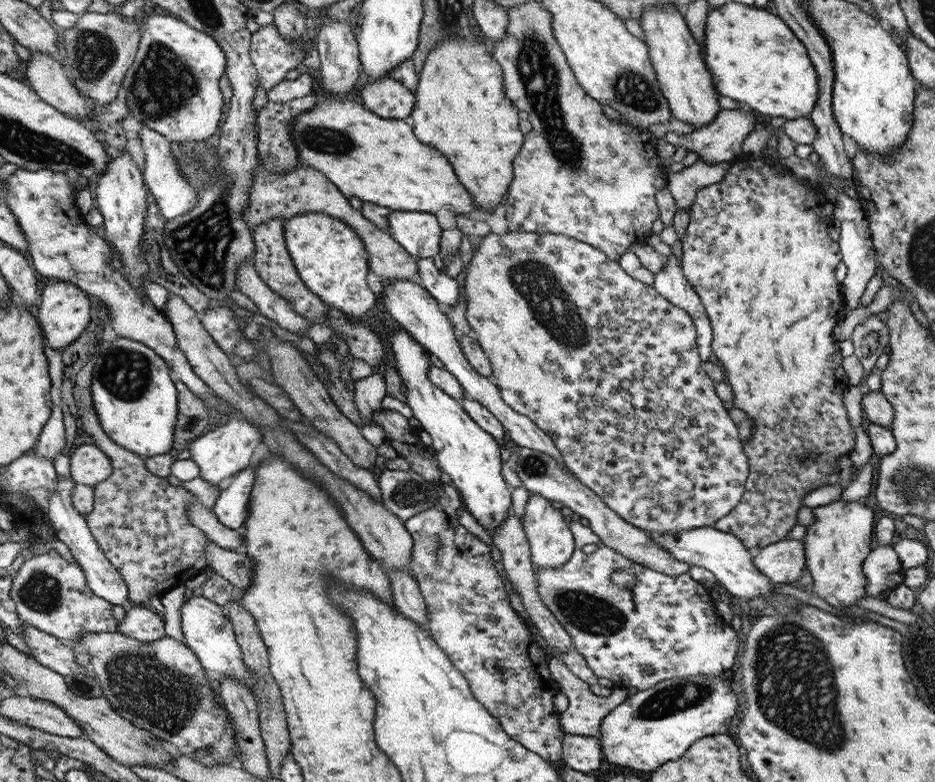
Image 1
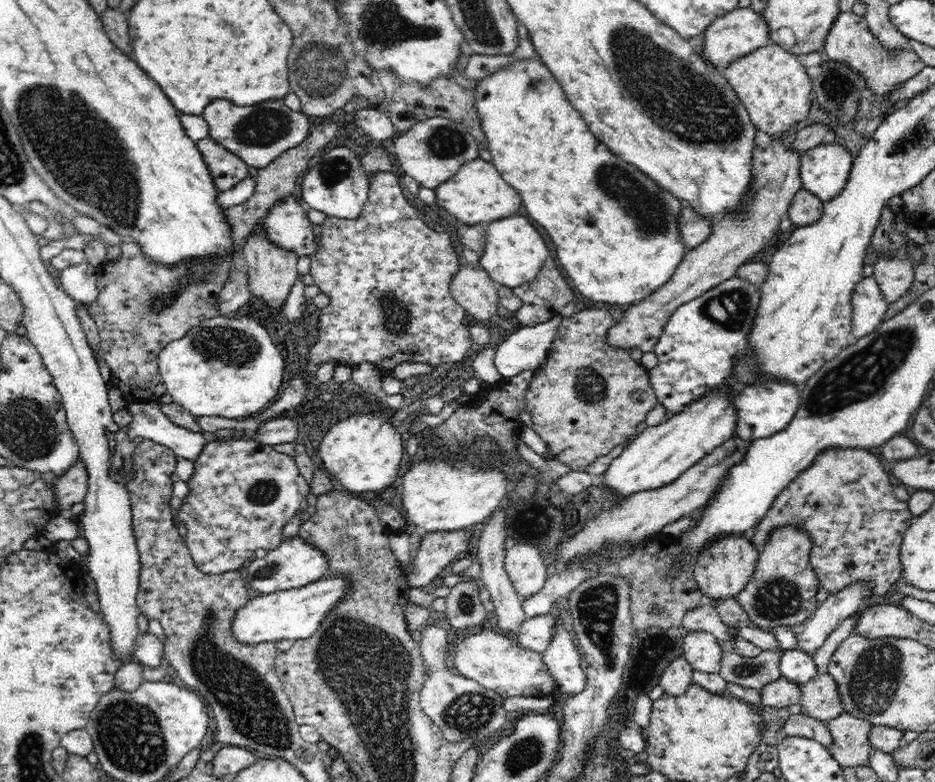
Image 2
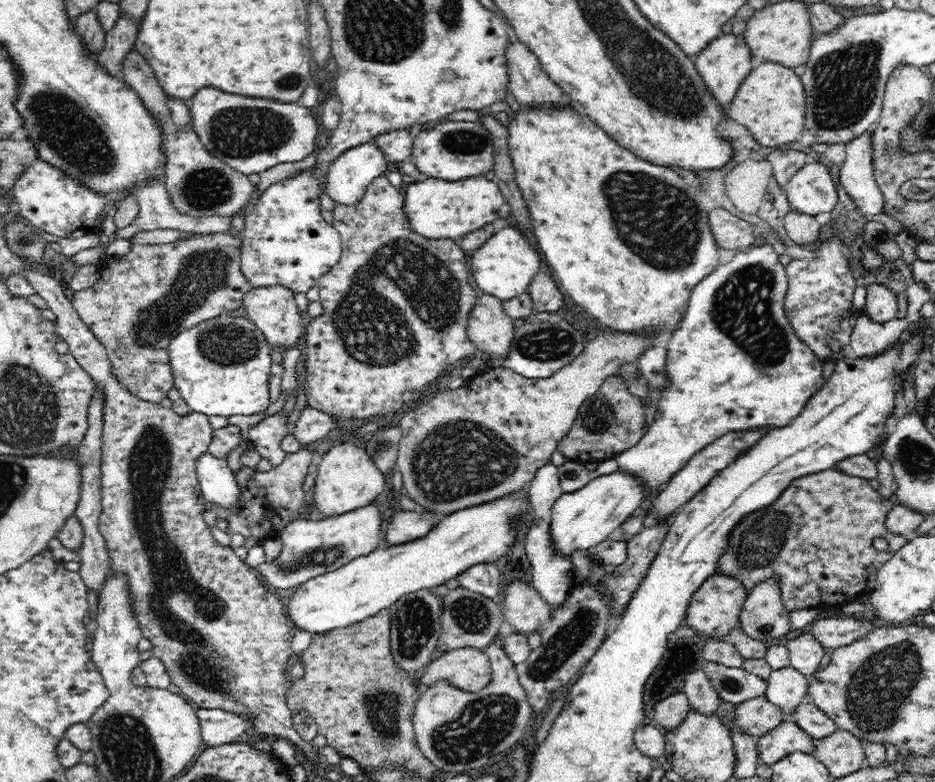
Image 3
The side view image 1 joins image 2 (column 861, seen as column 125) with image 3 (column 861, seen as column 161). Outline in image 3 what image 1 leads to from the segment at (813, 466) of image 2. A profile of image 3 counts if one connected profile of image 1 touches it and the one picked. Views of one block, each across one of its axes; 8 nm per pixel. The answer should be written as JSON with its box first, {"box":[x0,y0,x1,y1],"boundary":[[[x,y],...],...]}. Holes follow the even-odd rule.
{"box":[716,469,908,612],"boundary":[[[828,469],[802,476],[790,482],[790,486],[784,490],[784,493],[781,494],[776,502],[770,504],[770,506],[766,506],[766,508],[758,510],[756,513],[748,514],[748,516],[734,528],[733,534],[730,536],[730,546],[726,548],[722,557],[718,558],[716,574],[733,576],[733,578],[745,584],[745,588],[749,592],[756,584],[764,582],[766,578],[778,578],[779,582],[781,582],[783,602],[786,603],[786,608],[790,612],[813,607],[823,609],[837,608],[848,605],[858,600],[858,598],[861,598],[863,595],[870,595],[870,592],[874,591],[877,586],[877,575],[881,566],[891,557],[891,554],[900,550],[900,548],[907,543],[908,539],[902,534],[892,533],[892,531],[885,526],[886,516],[888,516],[890,510],[892,510],[892,500],[882,497],[877,490],[872,488],[868,481],[869,479],[867,478],[850,476],[836,469]],[[876,538],[884,538],[884,540],[887,540],[888,550],[878,551],[874,545],[872,545],[872,542],[874,542]]]}

